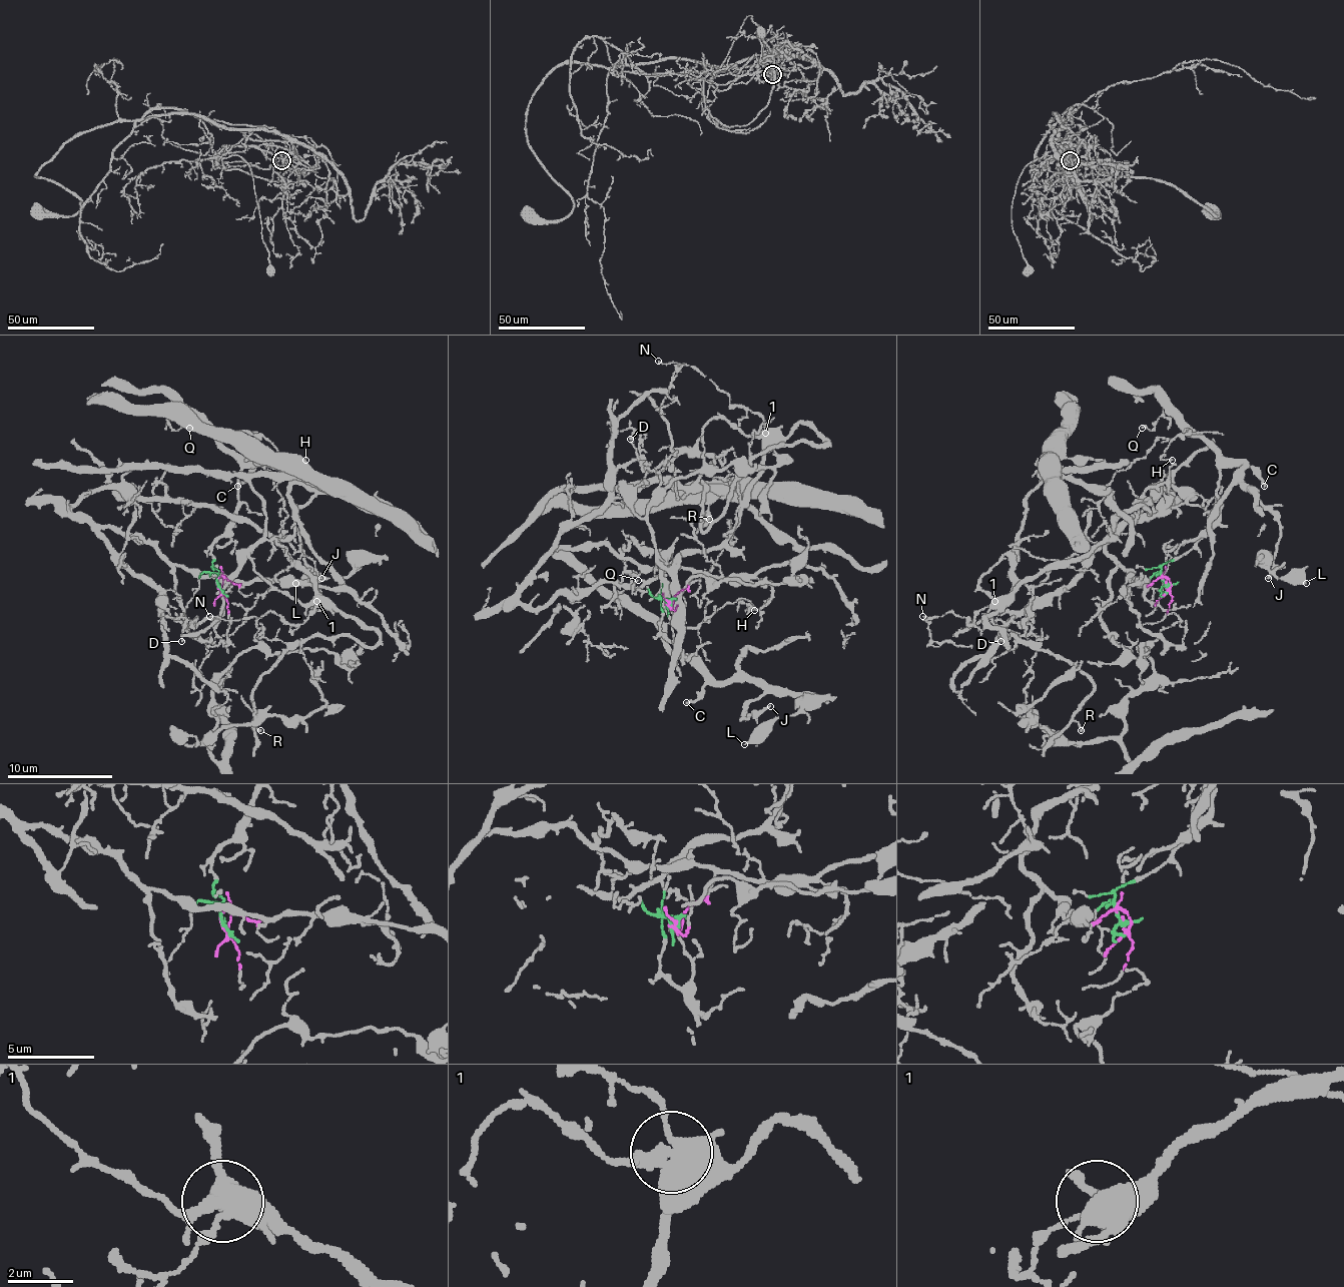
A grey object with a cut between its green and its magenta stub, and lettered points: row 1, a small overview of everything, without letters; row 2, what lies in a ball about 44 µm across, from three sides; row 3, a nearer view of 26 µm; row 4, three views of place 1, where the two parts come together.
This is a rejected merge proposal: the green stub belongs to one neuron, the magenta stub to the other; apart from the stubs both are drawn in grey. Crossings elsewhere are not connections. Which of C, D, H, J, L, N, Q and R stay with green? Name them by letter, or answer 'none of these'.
C, H, J, L, Q

